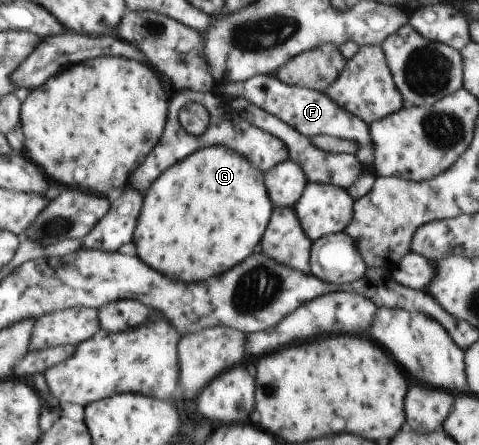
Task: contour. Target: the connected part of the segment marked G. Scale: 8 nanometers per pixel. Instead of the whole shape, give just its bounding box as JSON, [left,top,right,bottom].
[132,146,274,283]

